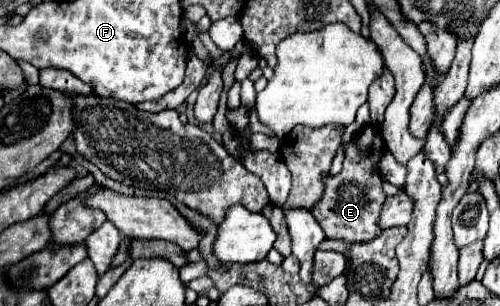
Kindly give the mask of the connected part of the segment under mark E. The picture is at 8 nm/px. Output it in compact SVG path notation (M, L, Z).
M373 124L365 126L357 138L345 144L343 168L339 174L325 174L325 194L321 202L313 206L311 214L317 218L327 238L339 238L347 244L371 242L383 230L377 226L377 218L381 216L381 206L387 198L383 192L383 178L379 174L379 162L387 154L385 140L381 140L381 130Z

